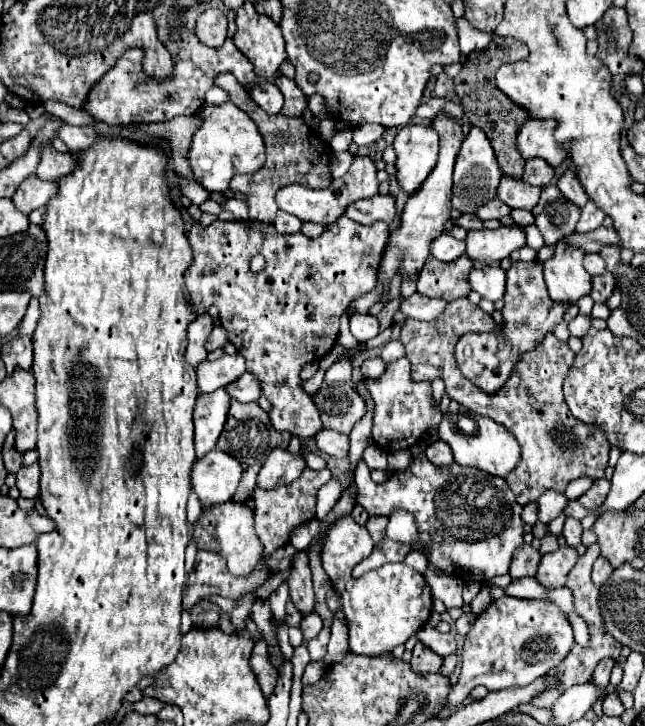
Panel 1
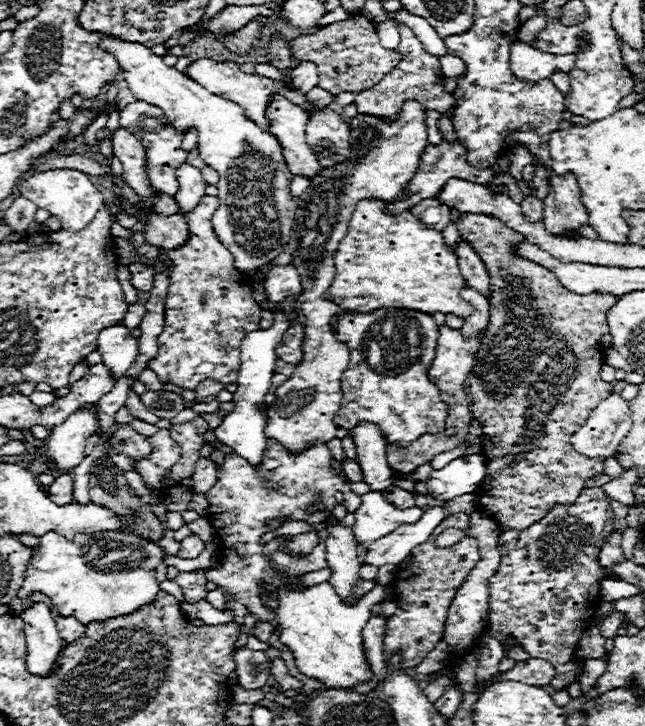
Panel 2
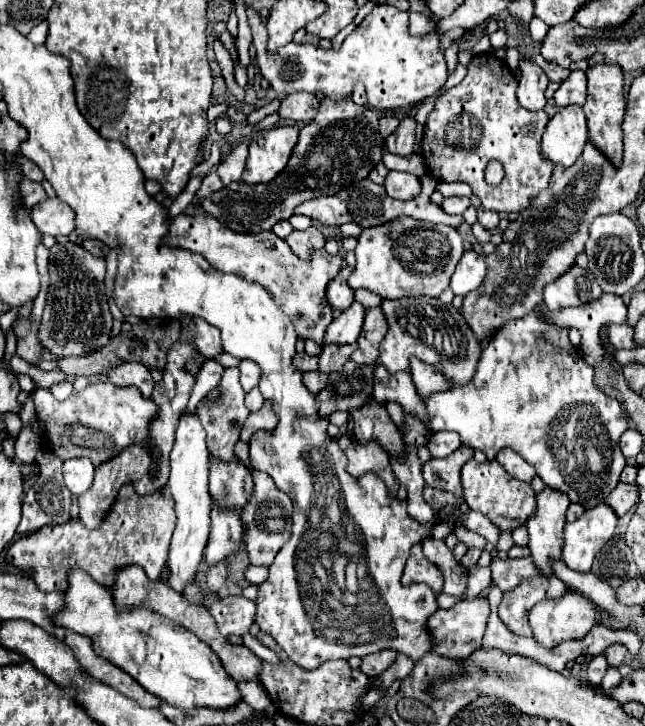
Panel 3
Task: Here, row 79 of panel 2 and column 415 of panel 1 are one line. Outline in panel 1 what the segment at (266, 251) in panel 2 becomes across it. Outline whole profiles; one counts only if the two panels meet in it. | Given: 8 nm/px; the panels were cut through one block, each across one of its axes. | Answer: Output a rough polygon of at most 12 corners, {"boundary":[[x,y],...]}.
{"boundary":[[432,124],[394,138],[400,186],[412,194],[438,160]]}

